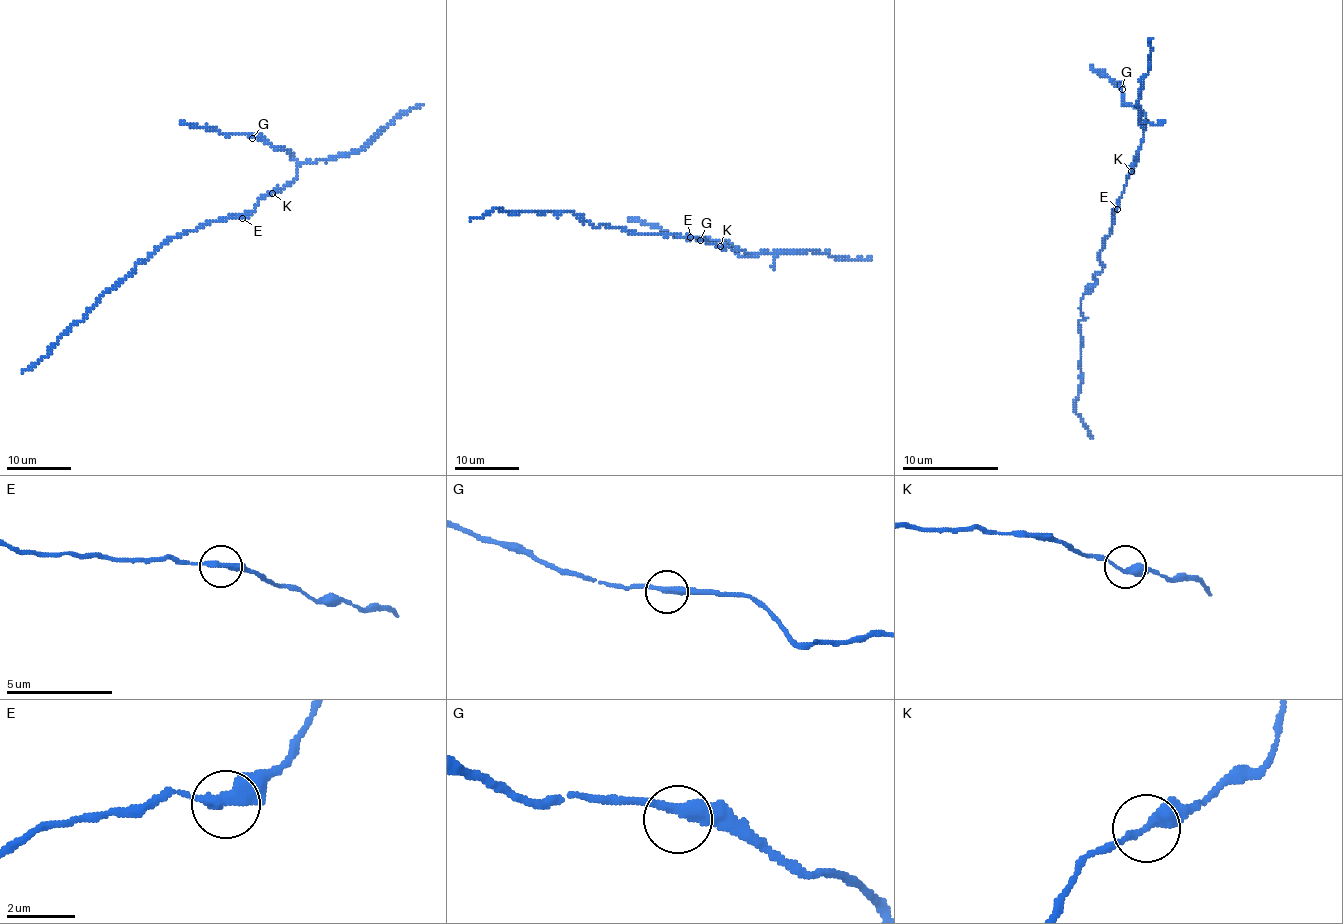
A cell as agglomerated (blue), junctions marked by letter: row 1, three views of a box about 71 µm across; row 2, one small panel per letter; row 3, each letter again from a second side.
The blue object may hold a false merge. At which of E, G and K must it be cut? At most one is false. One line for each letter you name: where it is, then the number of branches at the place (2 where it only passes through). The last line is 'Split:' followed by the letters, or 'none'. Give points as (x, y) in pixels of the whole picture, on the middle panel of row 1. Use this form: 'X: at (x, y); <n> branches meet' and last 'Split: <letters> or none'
Split: none

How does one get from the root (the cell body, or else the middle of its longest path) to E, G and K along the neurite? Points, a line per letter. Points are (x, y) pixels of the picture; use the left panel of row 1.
E: (215, 222), (233, 215), (243, 219)
G: (215, 222), (233, 215), (246, 217), (262, 198), (278, 193), (296, 176), (298, 162), (286, 151), (252, 138)
K: (215, 222), (233, 215), (246, 217), (262, 198), (272, 193)

